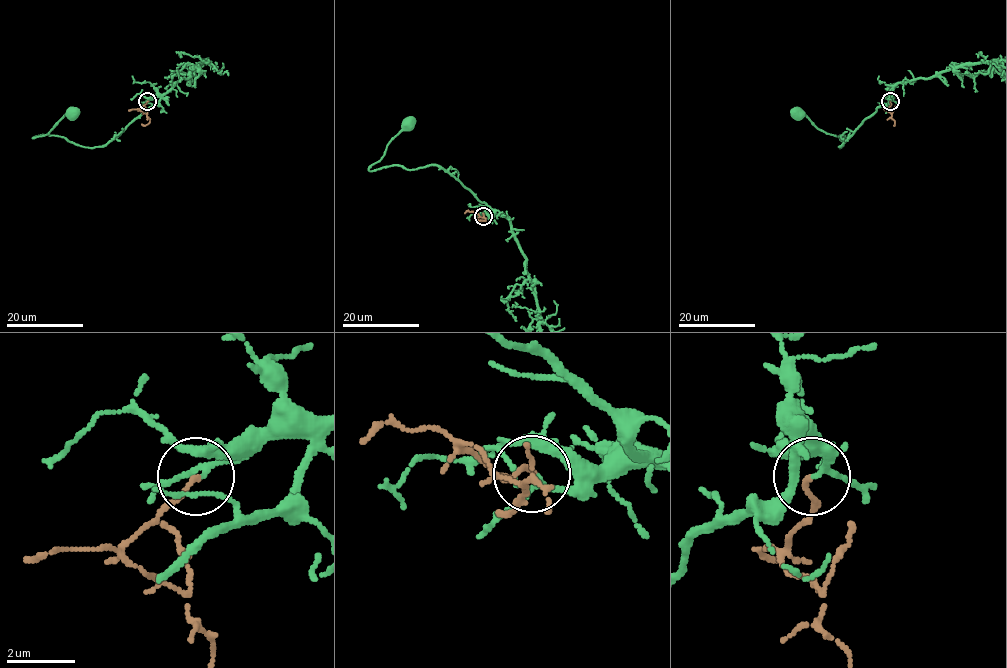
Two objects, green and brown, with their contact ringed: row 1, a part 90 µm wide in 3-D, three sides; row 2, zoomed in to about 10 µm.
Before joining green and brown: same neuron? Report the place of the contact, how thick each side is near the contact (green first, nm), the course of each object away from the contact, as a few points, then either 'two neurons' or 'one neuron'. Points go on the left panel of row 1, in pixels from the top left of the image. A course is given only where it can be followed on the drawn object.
(147, 101) | 120/120 nm | green via (148, 101), (160, 97), (157, 104), (100, 147), (84, 147), (57, 136), (33, 137), (46, 135), (71, 113) | brown via (148, 101), (140, 110), (150, 121), (141, 124) | one neuron

